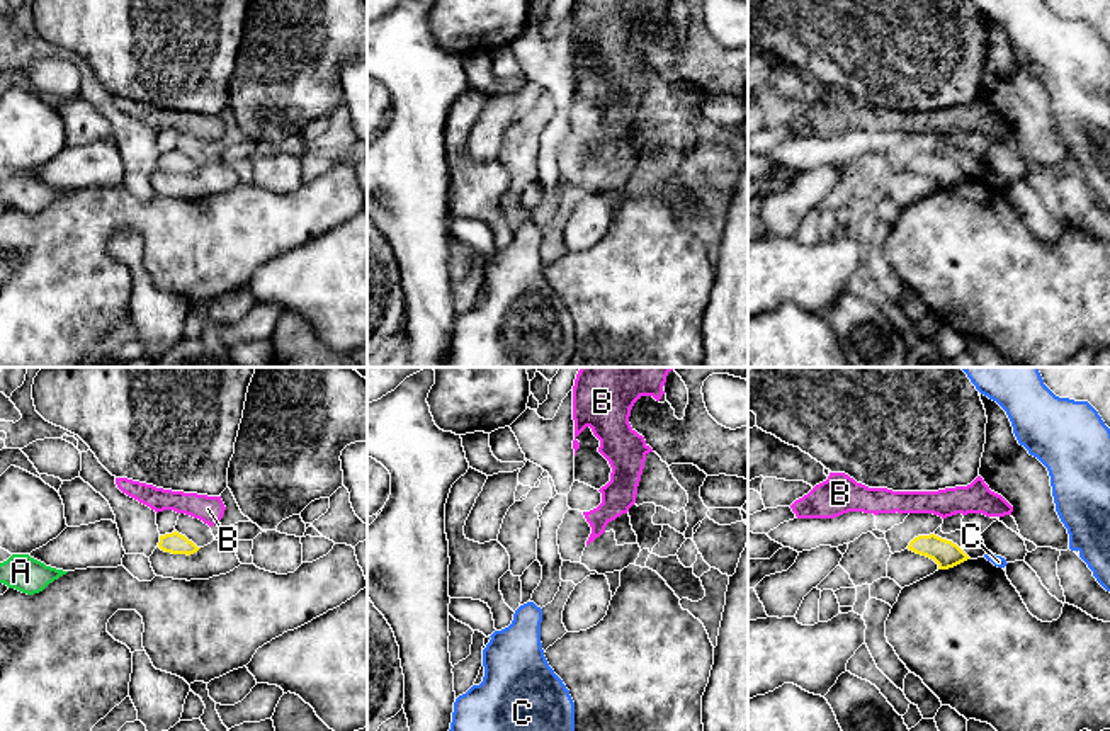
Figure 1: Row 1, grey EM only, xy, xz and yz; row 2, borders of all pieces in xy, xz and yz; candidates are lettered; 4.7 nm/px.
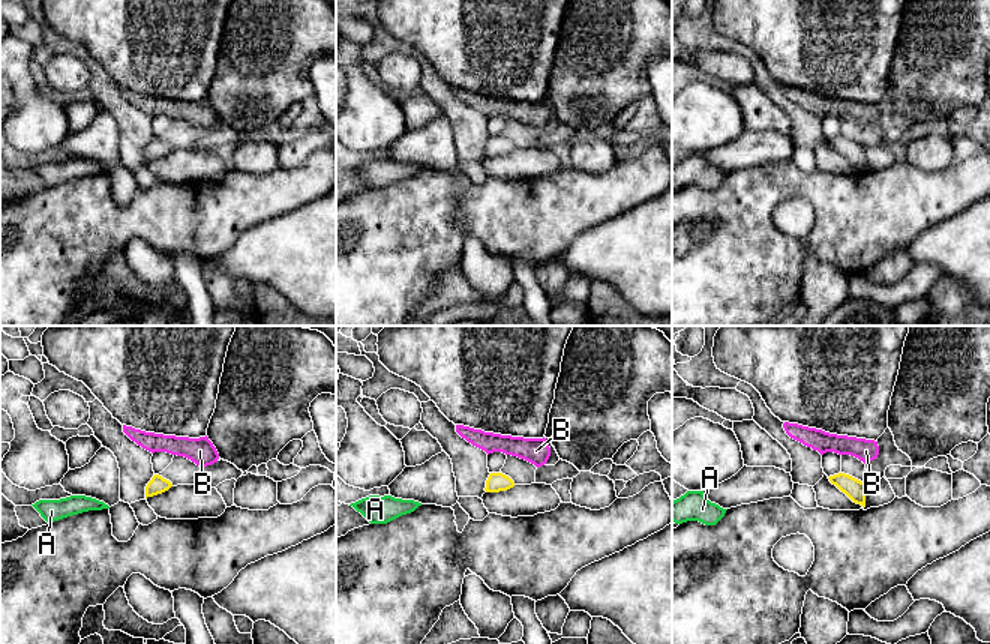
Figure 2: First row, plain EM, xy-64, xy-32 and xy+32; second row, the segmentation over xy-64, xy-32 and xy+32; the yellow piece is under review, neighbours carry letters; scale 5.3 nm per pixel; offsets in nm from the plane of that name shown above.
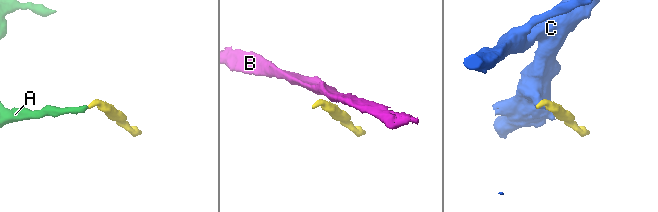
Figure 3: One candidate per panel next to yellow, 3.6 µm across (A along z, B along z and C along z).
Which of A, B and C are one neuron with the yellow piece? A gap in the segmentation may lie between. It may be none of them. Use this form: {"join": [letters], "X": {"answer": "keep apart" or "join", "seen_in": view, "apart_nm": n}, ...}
{"join": ["A"], "A": {"answer": "join", "seen_in": "xy", "apart_nm": 440}, "B": {"answer": "keep apart", "seen_in": "xy", "apart_nm": 90}, "C": {"answer": "keep apart", "seen_in": "yz", "apart_nm": 70}}

